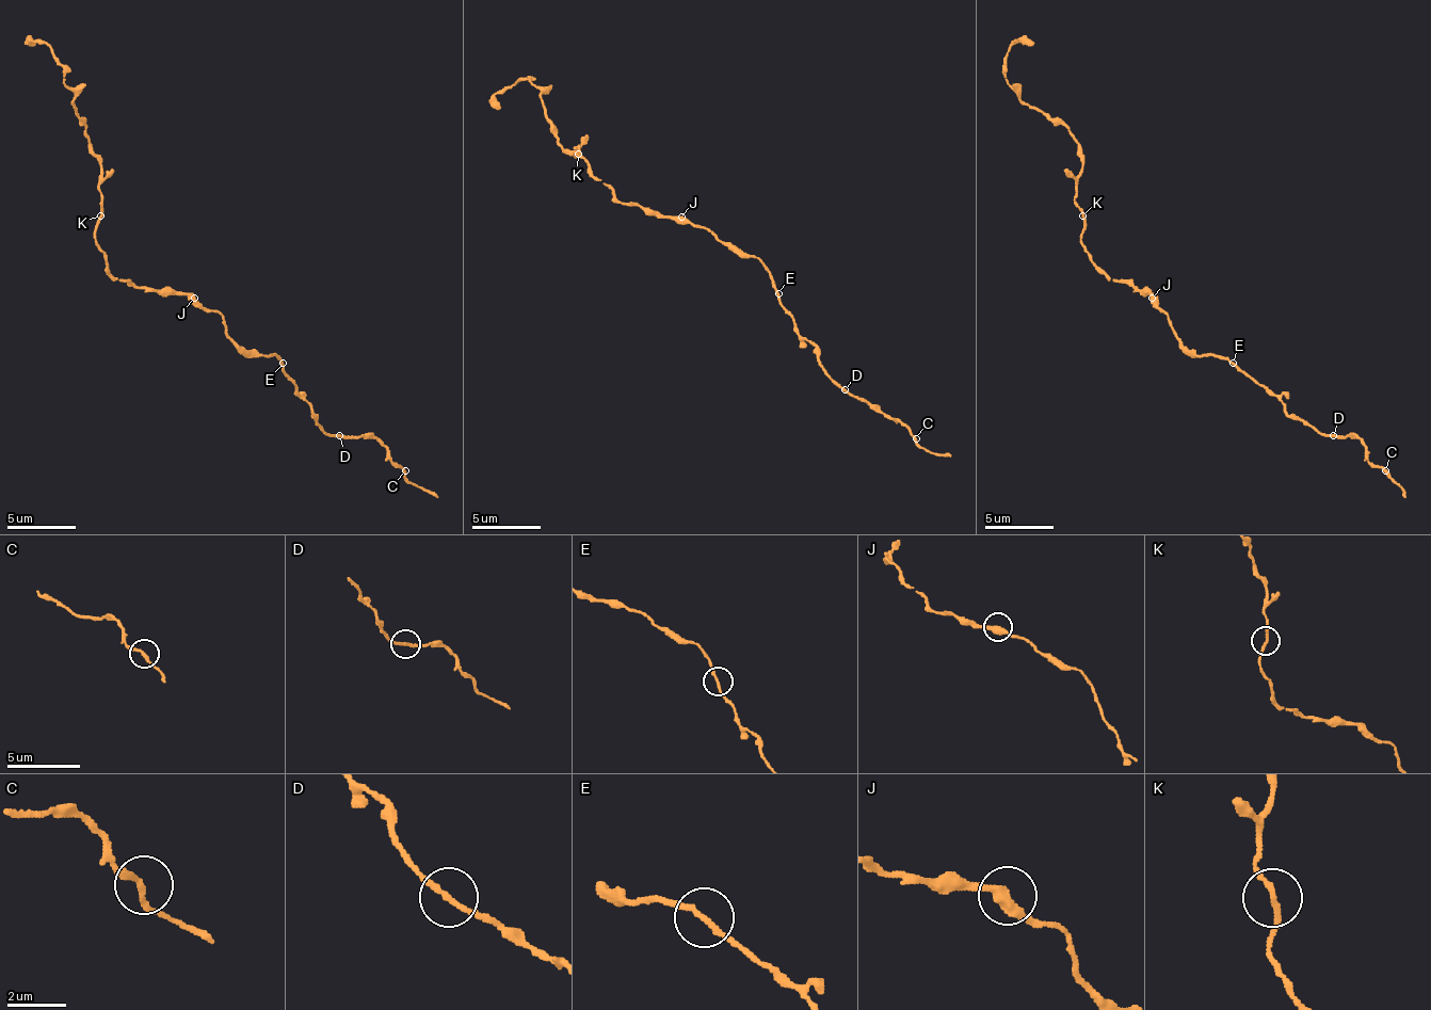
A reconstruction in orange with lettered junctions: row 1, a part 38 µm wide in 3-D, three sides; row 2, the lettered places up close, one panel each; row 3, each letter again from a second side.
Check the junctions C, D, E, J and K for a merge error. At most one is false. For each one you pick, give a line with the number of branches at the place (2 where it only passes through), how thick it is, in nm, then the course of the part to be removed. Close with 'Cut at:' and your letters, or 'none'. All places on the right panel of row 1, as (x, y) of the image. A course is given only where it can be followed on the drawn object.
Cut at: none

